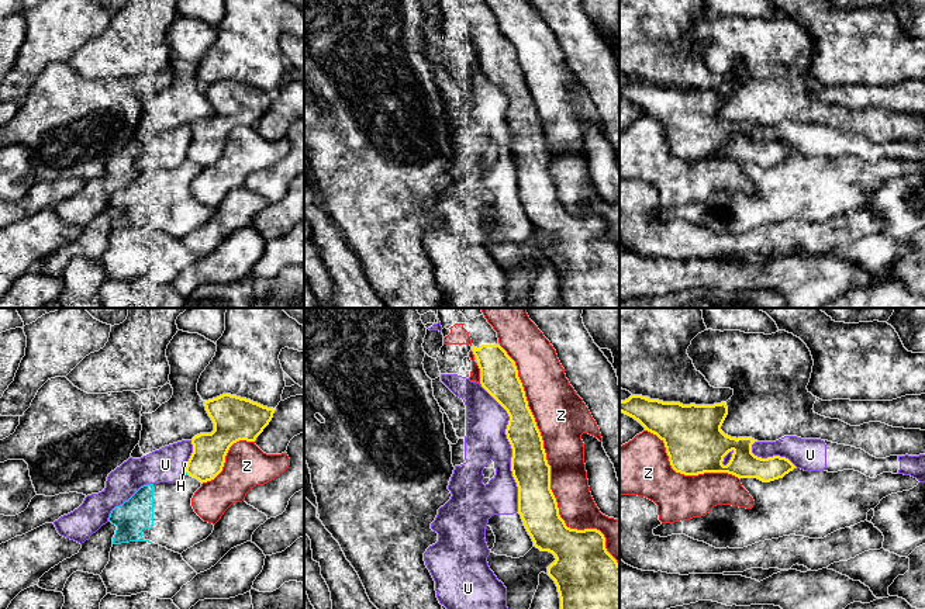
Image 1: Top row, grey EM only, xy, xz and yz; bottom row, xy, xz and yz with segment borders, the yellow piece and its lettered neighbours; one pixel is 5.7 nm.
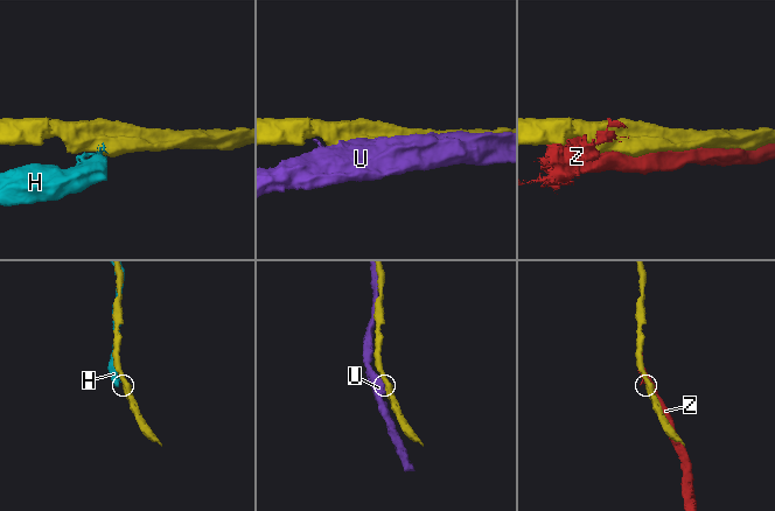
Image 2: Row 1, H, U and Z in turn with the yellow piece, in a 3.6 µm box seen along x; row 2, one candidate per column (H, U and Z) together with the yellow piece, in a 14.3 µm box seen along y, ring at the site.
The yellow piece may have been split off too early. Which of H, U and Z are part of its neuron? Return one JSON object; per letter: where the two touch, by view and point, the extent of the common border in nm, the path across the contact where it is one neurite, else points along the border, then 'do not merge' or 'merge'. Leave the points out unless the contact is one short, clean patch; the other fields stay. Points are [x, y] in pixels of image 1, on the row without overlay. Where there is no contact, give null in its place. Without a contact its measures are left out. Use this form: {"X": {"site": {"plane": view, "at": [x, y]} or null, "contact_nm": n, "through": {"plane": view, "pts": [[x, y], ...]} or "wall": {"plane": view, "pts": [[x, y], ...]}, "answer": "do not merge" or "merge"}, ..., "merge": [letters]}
{"H": {"site": {"plane": "xy", "at": [186, 154]}, "contact_nm": 70, "wall": {"plane": "xy", "pts": [[187, 148], [186, 159]]}, "answer": "do not merge"}, "U": {"site": {"plane": "xz", "at": [511, 132]}, "contact_nm": 750, "answer": "do not merge"}, "Z": {"site": {"plane": "xz", "at": [549, 154]}, "contact_nm": 1450, "answer": "do not merge"}, "merge": []}

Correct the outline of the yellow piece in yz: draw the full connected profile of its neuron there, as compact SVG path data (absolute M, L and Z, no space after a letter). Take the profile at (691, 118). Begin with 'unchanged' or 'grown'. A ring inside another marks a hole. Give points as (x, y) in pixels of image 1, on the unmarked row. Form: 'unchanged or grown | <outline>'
unchanged | M631 80L619 86L619 97L656 120L665 128L672 153L684 160L728 158L738 163L770 167L795 153L786 142L755 141L752 129L757 125L752 122L725 120L721 115L728 100L725 87L683 90Z

